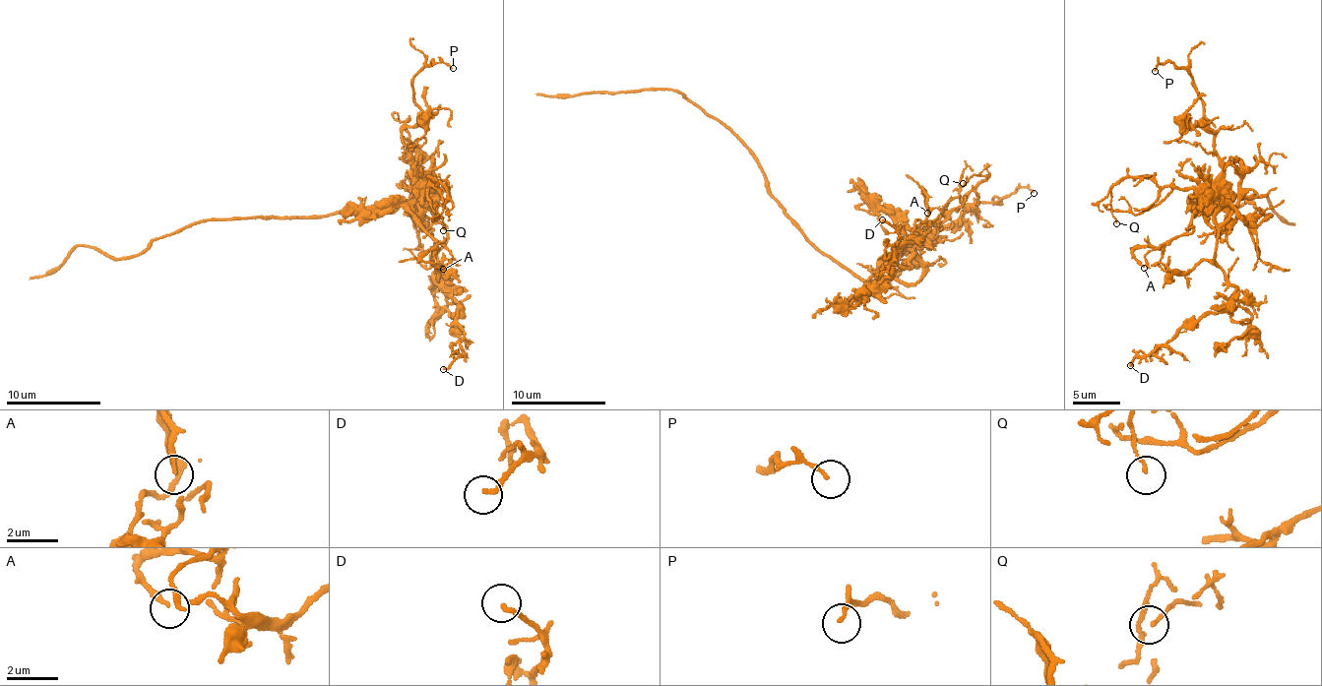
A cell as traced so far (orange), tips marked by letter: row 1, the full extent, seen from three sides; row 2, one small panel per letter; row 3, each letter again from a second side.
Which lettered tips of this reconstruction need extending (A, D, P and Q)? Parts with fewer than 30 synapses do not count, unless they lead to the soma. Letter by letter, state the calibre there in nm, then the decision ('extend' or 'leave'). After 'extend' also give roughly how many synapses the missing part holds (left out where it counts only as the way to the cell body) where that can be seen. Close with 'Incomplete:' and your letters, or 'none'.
A: 180 nm thick; leave
D: 190 nm thick; leave
P: 120 nm thick; leave
Q: 130 nm thick; leave
Incomplete: none

